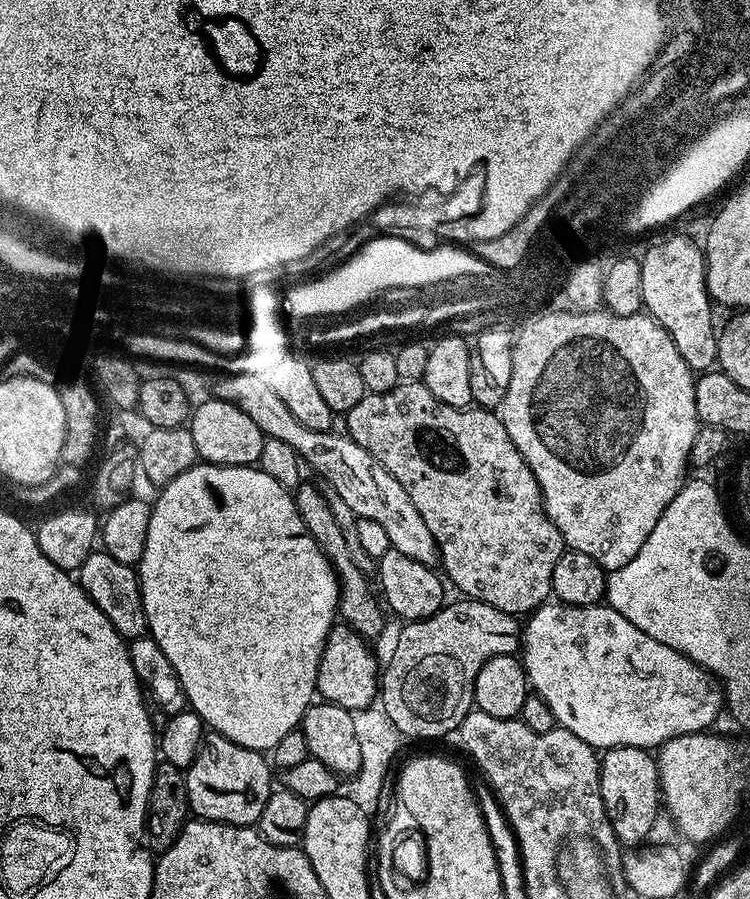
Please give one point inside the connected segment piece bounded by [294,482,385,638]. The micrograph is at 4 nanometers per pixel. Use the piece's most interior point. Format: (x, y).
(358, 608)

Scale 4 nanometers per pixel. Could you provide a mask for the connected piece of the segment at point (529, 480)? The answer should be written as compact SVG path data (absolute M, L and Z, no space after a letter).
M421 382L418 384L399 383L388 392L366 394L358 402L358 406L351 408L346 415L348 417L348 435L352 440L368 451L386 471L394 474L394 478L398 478L398 482L402 482L402 490L406 490L406 494L410 494L410 502L414 502L414 510L418 510L418 514L422 514L422 522L426 522L426 530L430 530L430 534L434 534L439 563L441 565L444 563L443 575L451 587L453 584L460 591L461 597L486 602L517 618L527 617L542 605L549 603L550 597L553 595L552 571L558 565L558 560L565 554L566 545L562 534L558 534L558 526L554 526L554 522L550 522L550 518L546 514L544 499L540 496L540 487L530 466L526 466L522 454L518 454L514 442L510 442L510 434L506 434L506 426L495 411L479 406L467 408L446 406L446 402L434 398L428 387Z

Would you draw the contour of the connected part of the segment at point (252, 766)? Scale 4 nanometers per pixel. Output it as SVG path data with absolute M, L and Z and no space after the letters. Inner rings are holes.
M219 734L209 735L201 744L194 762L184 773L191 815L201 820L213 820L219 824L233 824L243 828L259 825L262 810L266 810L266 802L274 791L272 772L274 773L273 765L266 759L265 753L238 746L238 742L230 742Z

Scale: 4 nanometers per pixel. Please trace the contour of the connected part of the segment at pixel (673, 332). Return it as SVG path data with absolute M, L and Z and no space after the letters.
M672 236L661 244L656 244L645 256L639 257L642 270L642 302L643 311L662 325L666 334L674 338L674 346L678 346L678 354L687 362L693 373L703 374L716 364L717 325L712 325L713 301L708 295L708 279L704 269L704 250L688 236Z

